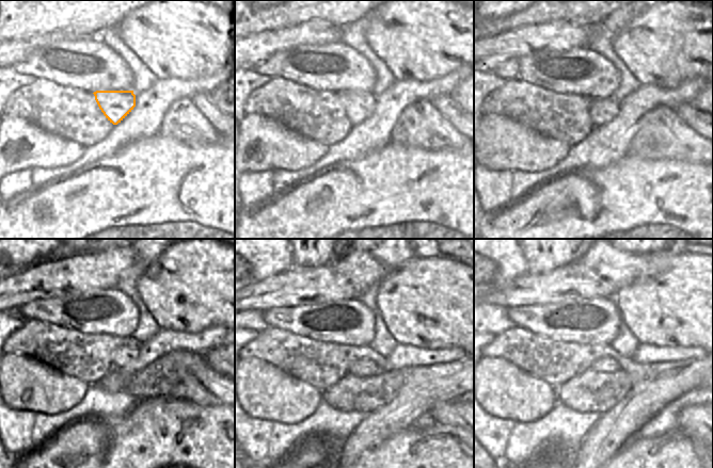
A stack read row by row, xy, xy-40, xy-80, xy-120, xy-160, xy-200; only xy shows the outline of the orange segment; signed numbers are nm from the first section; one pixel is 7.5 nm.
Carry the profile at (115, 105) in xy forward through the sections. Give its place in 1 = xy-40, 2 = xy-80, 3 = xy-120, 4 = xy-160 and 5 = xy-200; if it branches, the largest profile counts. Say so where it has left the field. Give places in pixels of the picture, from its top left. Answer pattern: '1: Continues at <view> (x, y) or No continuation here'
1: Continues at xy-40 (359, 106)
2: Continues at xy-80 (602, 109)
3: Continues at xy-120 (126, 352)
4: Continues at xy-160 (362, 367)
5: Continues at xy-200 (603, 364).

